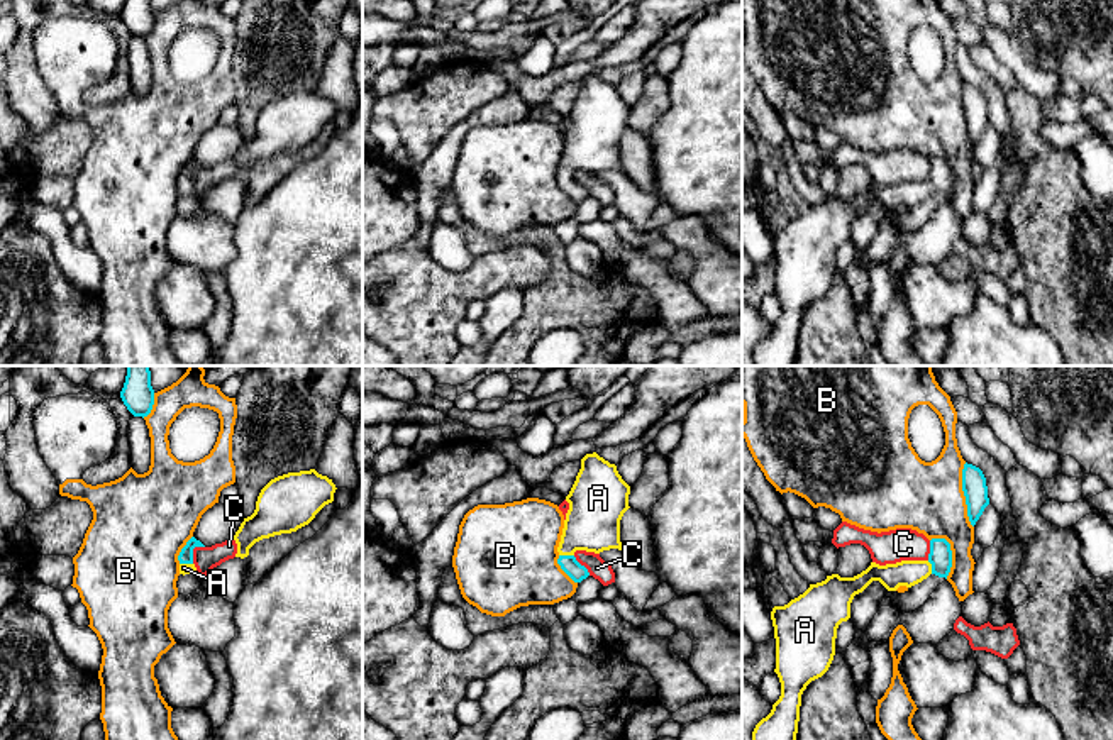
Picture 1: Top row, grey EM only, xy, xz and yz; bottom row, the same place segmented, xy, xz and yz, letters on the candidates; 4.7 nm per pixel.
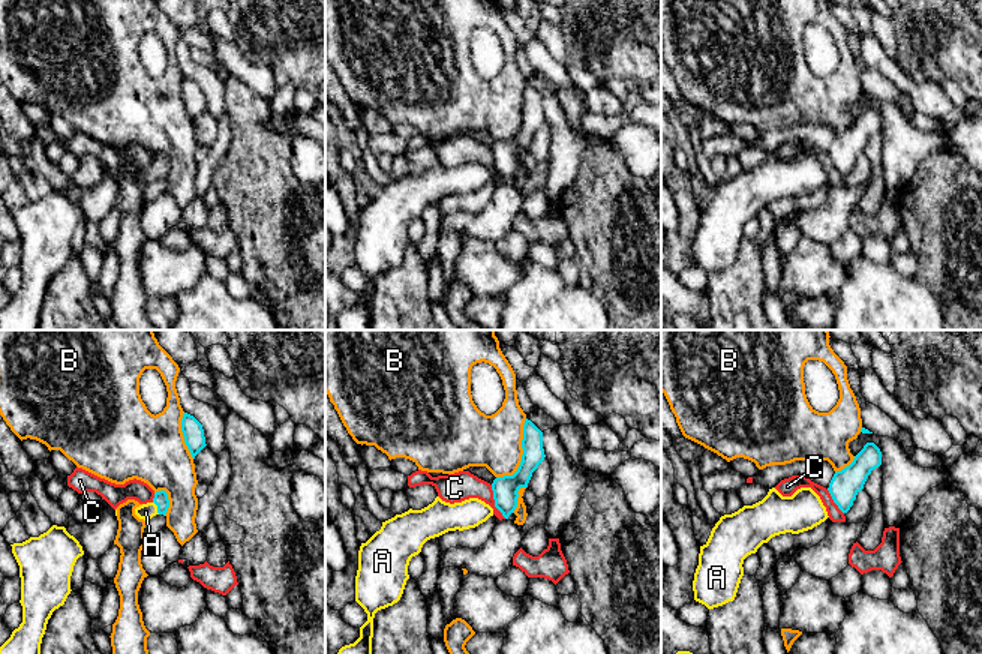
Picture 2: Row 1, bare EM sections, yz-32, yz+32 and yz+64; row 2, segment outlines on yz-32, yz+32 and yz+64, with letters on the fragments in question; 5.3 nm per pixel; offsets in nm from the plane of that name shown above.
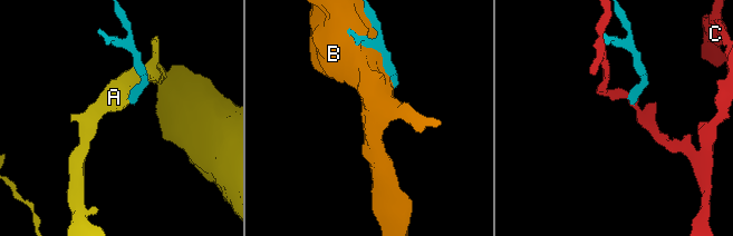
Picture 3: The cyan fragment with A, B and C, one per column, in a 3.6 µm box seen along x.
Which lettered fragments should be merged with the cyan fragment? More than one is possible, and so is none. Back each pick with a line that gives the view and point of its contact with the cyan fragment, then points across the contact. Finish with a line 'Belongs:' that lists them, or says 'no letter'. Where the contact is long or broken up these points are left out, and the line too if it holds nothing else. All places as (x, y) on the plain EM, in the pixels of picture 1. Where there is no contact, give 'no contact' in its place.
A: meets cyan in xz at (566, 176); runs through xz (568, 183), (566, 176), (592, 144)
Belongs: A

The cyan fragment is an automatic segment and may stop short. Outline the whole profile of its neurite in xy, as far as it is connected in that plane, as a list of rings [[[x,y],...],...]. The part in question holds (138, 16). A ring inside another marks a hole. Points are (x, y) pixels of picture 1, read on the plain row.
[[[125,0],[120,19],[134,37],[147,37],[154,25],[151,0]]]

